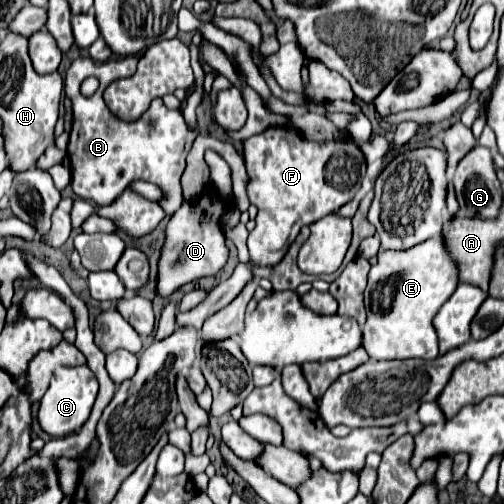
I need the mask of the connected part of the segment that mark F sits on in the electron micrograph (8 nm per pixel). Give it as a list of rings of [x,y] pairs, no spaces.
[[[269,128],[243,140],[243,158],[249,174],[247,196],[249,202],[259,208],[257,226],[249,232],[247,240],[251,258],[249,262],[239,264],[229,280],[217,284],[197,308],[179,312],[177,326],[195,326],[199,330],[209,316],[233,302],[233,298],[237,298],[237,294],[255,278],[253,268],[281,262],[303,226],[309,226],[351,202],[361,188],[365,170],[363,154],[353,142],[319,146],[293,128]]]

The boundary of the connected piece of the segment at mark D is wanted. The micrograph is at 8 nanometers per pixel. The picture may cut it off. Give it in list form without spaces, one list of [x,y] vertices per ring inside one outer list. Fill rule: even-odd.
[[[211,190],[201,196],[195,204],[183,202],[183,206],[173,214],[167,224],[167,242],[159,260],[159,296],[169,296],[179,286],[199,280],[203,276],[215,276],[227,262],[227,246],[221,230],[221,216],[227,212],[227,204],[217,198],[217,192]]]

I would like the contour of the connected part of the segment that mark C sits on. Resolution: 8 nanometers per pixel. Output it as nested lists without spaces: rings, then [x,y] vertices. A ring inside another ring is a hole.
[[[59,366],[53,374],[53,382],[51,382],[49,390],[45,392],[45,396],[41,398],[41,404],[39,404],[37,420],[39,420],[41,430],[53,438],[69,436],[69,434],[81,430],[85,420],[89,420],[97,392],[99,392],[97,378],[87,366],[77,366],[77,368]]]

